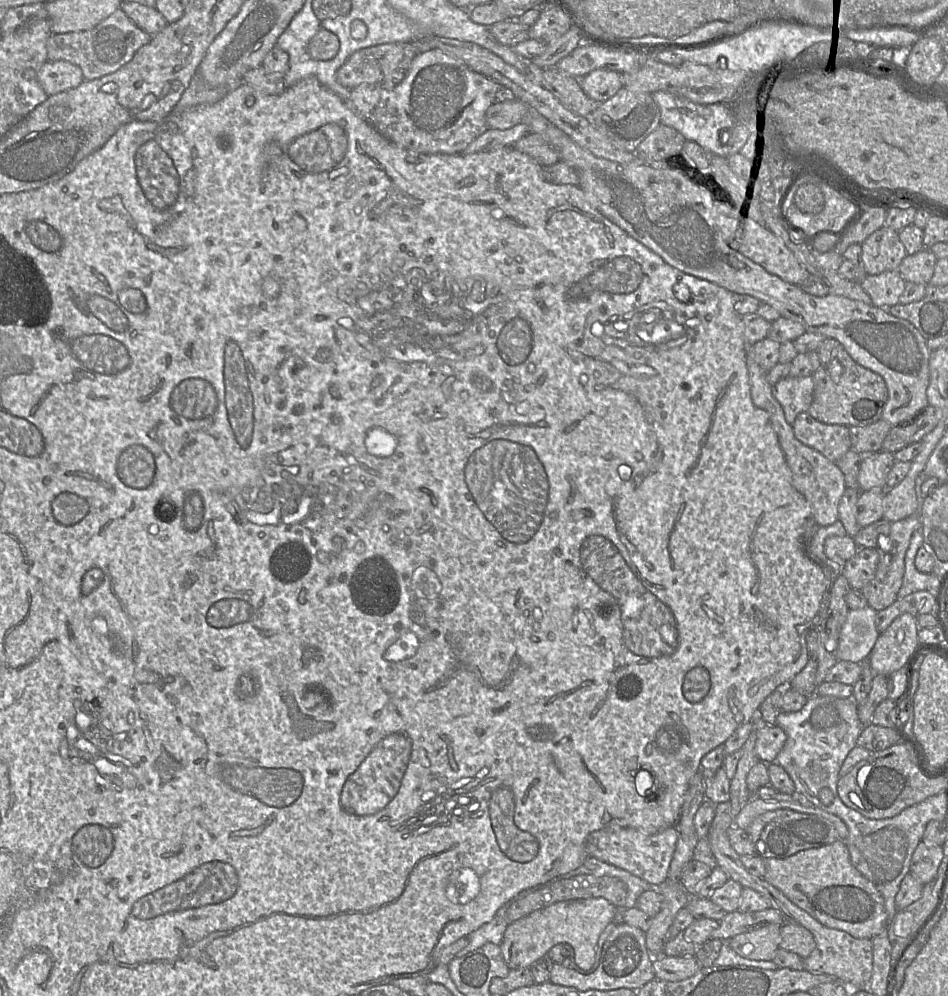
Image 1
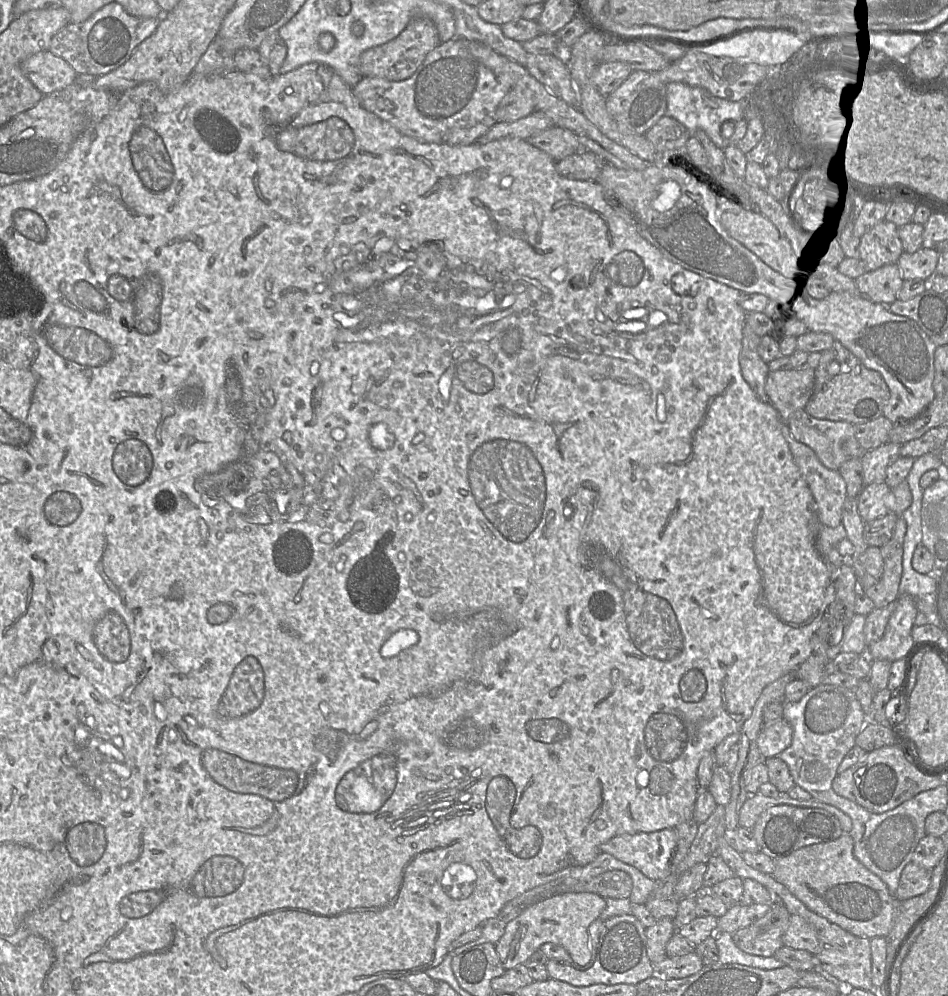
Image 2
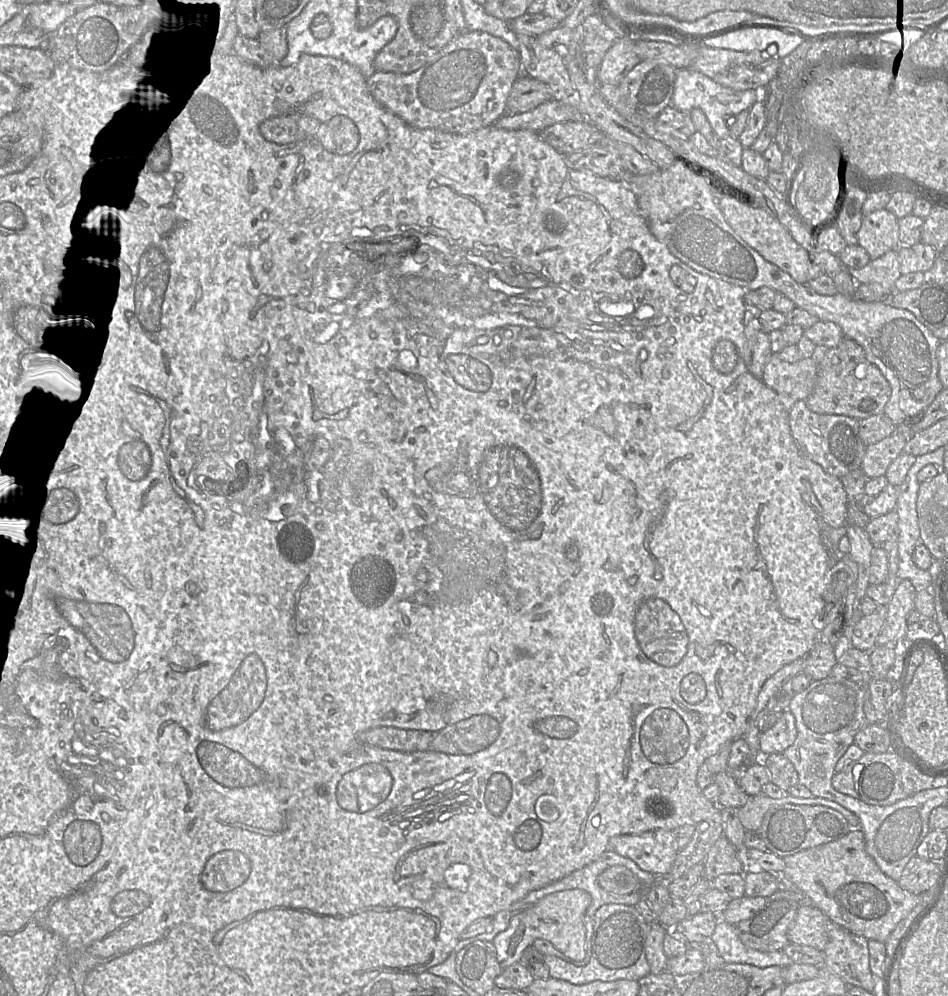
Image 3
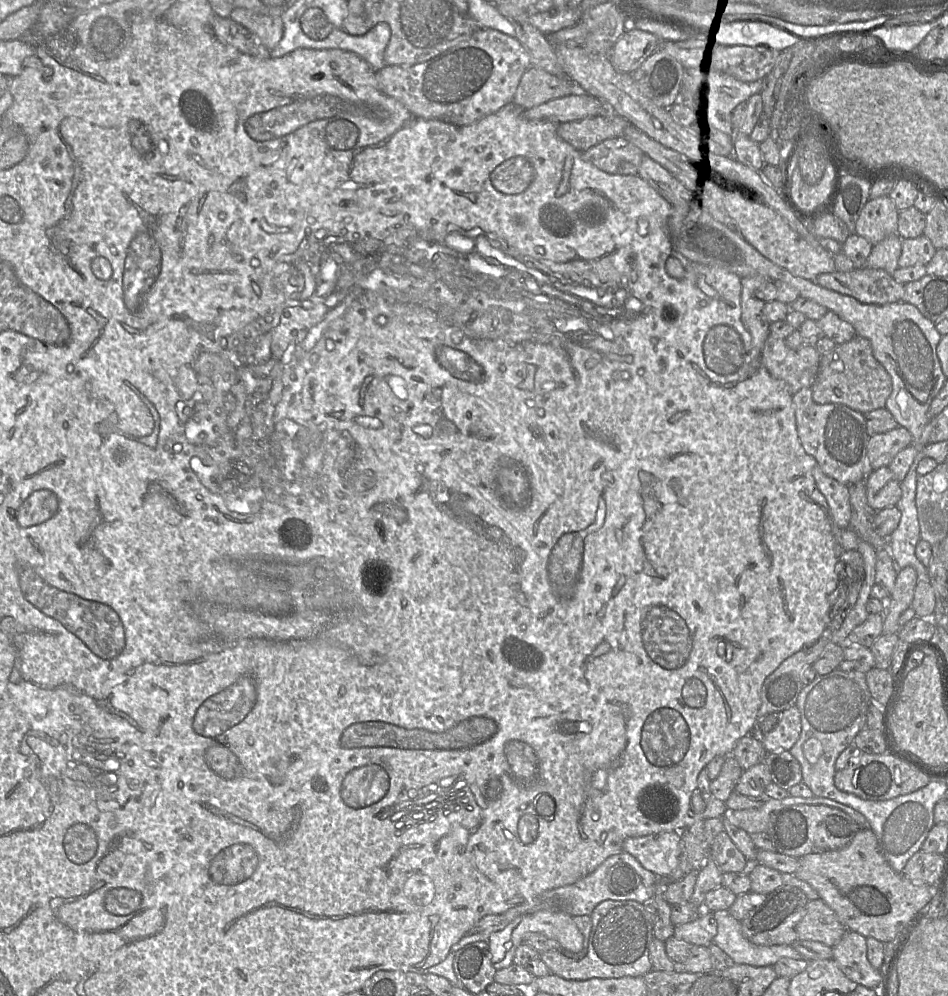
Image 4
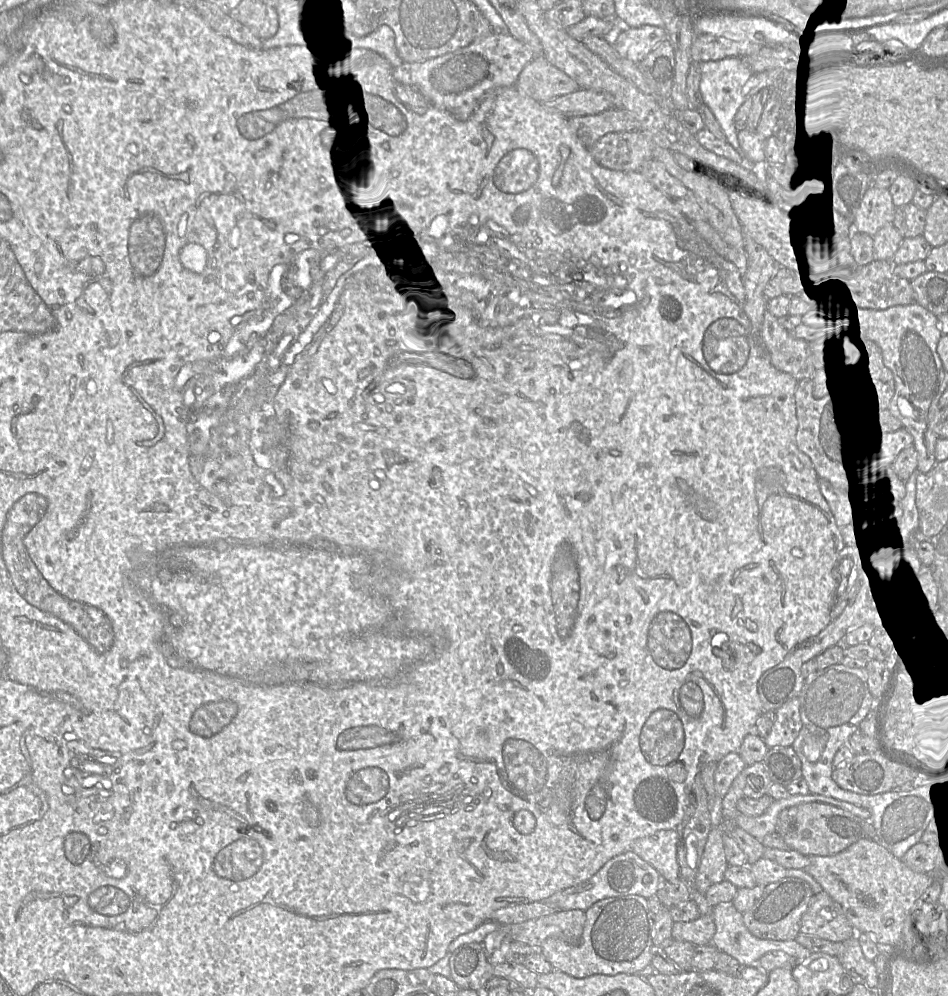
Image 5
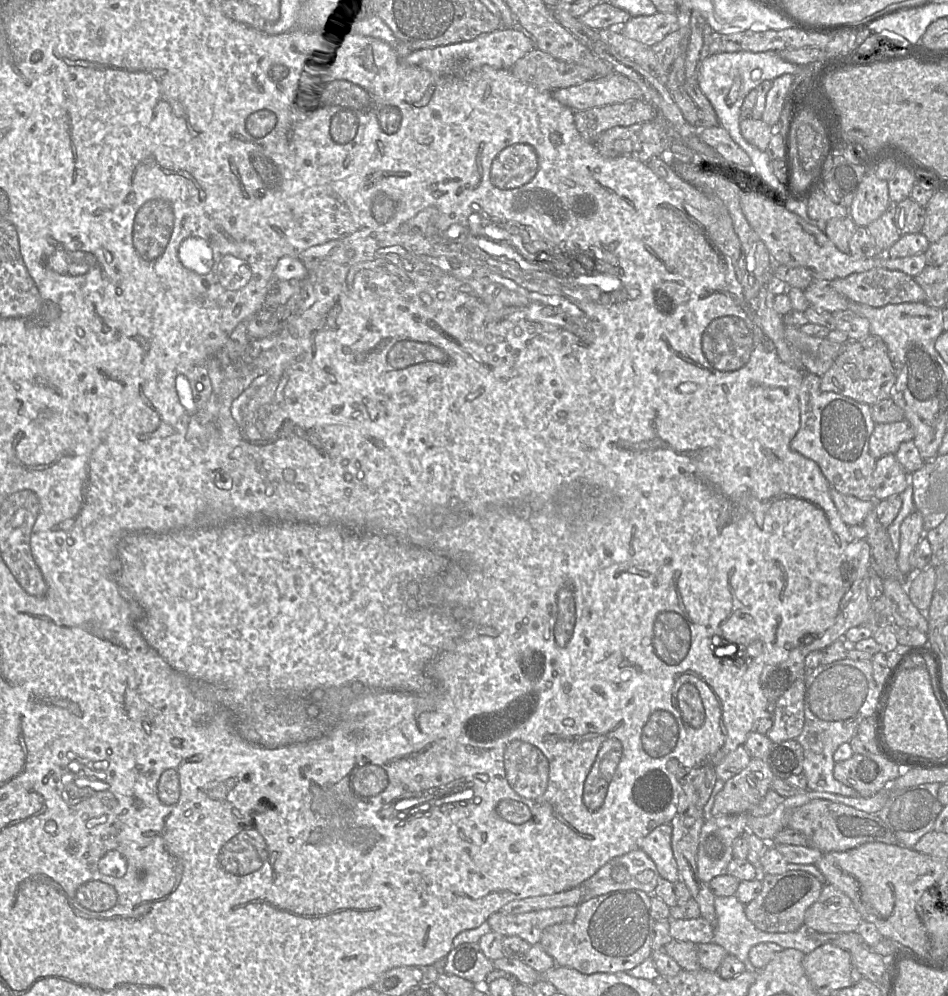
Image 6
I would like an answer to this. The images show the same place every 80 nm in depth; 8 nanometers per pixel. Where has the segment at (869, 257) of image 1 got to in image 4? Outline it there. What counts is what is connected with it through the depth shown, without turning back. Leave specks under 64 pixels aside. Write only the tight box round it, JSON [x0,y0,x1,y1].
[855,195,898,245]

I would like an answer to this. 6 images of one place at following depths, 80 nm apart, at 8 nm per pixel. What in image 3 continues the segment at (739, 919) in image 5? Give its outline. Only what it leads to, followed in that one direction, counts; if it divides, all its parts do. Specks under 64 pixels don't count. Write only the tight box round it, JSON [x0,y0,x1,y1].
[711,917,793,968]

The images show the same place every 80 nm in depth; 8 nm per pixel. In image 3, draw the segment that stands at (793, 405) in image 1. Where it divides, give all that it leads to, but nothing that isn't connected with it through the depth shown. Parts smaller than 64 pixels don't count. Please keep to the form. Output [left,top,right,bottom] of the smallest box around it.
[762,353,818,412]

